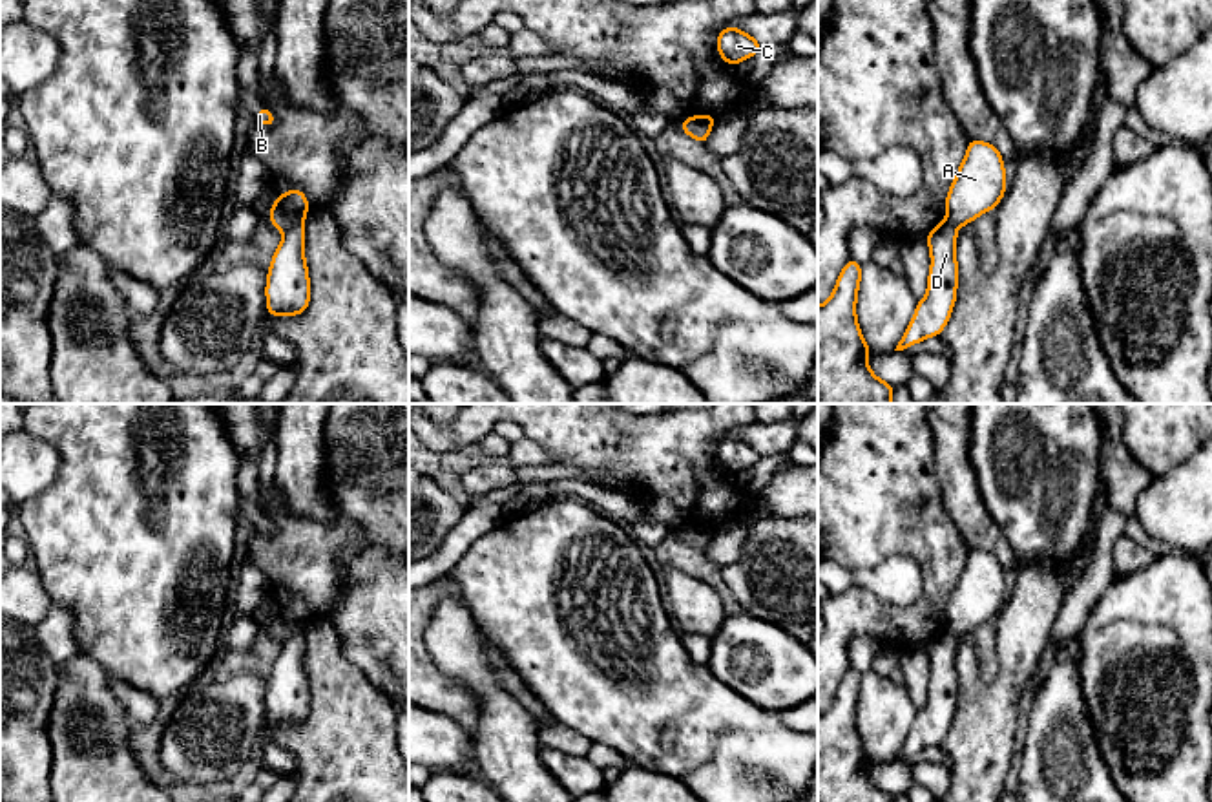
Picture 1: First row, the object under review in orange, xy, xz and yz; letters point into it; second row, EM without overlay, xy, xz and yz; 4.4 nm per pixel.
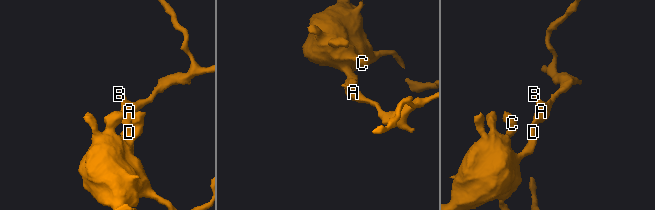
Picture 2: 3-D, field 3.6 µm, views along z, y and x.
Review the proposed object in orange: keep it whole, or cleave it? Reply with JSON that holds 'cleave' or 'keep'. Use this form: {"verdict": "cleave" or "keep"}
{"verdict": "cleave"}

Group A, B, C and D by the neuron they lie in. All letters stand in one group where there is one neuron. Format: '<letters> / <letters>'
A B / C D

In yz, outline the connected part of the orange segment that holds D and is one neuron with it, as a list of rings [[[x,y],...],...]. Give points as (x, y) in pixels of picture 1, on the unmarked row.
[[[944,628],[925,645],[925,650],[931,660],[927,703],[918,711],[914,725],[894,760],[938,745],[949,731],[956,711],[956,638]]]

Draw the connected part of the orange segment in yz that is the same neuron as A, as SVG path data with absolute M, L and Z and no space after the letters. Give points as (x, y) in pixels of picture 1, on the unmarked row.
M969 548L966 566L947 601L947 630L958 638L998 616L1006 581L997 555Z

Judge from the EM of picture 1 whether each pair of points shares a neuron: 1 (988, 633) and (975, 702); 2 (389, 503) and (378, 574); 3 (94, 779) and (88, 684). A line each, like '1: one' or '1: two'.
1: two
2: two
3: one

